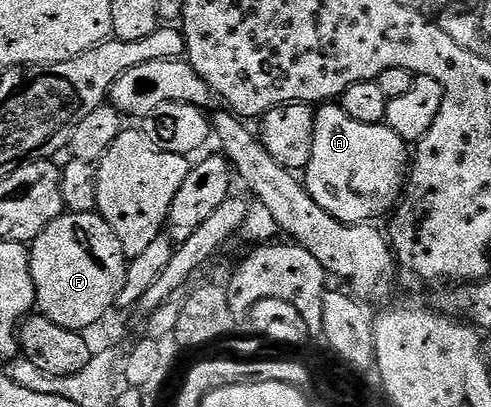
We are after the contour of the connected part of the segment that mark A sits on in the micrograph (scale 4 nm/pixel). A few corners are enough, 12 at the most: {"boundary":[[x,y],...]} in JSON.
{"boundary":[[320,104],[307,193],[346,224],[402,197],[409,152],[386,123]]}

